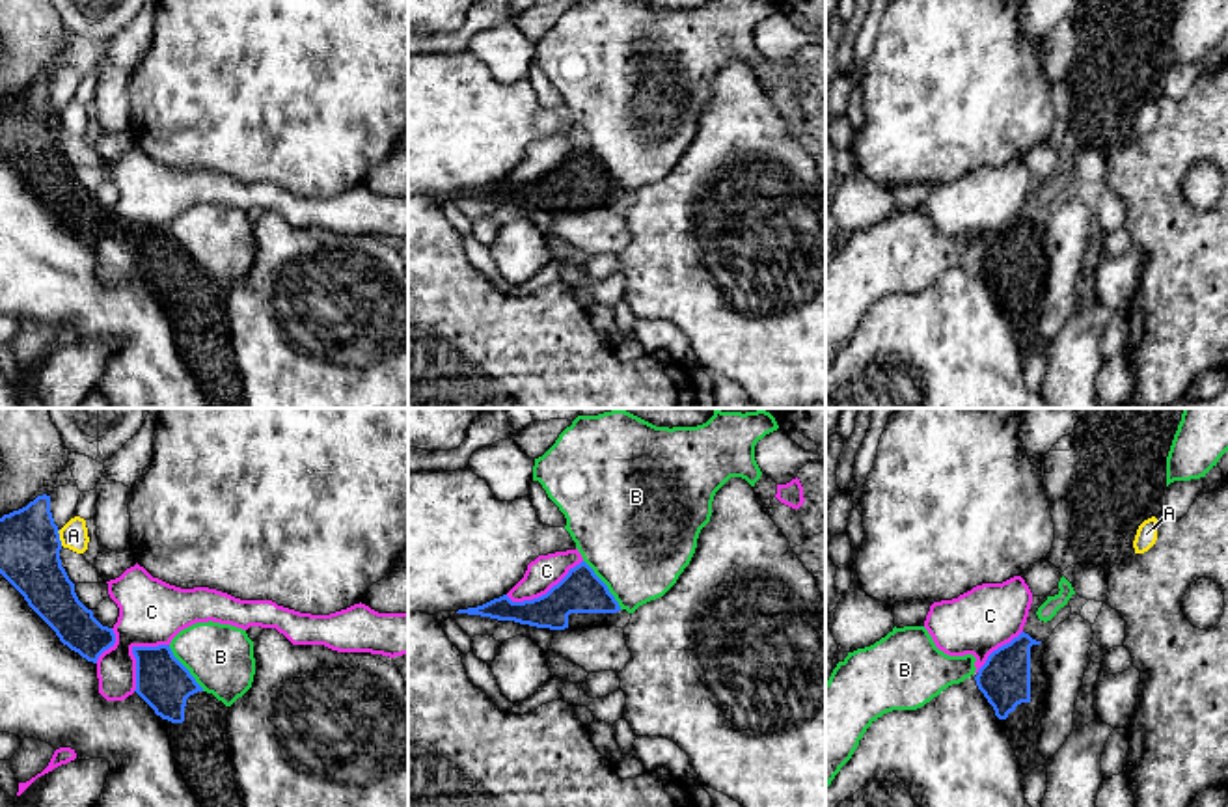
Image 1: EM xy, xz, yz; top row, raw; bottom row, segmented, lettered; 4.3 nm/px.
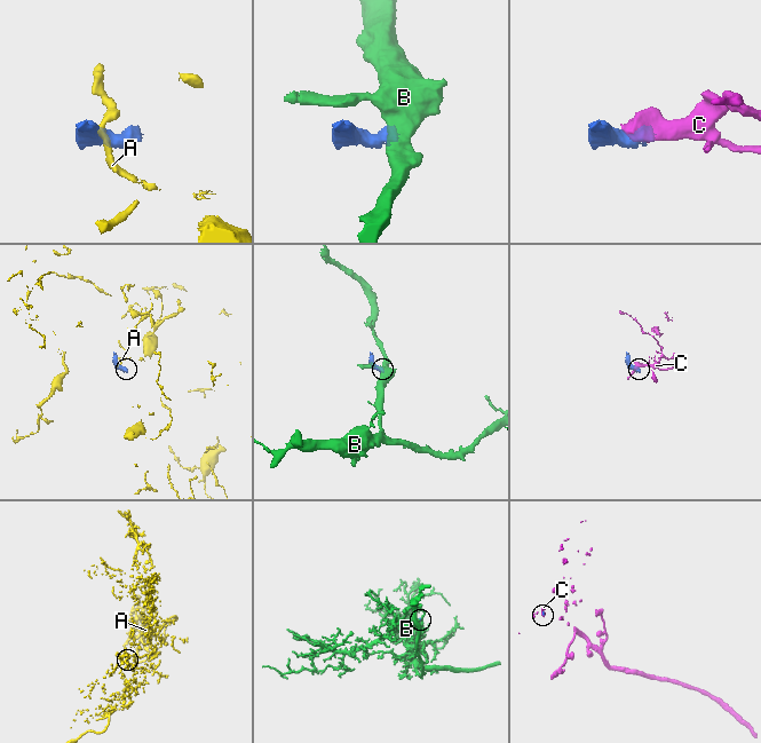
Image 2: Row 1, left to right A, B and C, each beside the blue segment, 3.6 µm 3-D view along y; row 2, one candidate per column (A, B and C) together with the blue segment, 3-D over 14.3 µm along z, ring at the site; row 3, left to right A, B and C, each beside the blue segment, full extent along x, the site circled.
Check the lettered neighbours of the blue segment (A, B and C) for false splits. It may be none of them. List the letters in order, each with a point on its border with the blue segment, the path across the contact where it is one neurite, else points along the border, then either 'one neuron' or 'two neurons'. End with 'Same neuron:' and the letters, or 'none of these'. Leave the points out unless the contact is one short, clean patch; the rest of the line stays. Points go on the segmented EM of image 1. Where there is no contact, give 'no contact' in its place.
A: contact xy (58, 537); border xy (58, 530), (62, 545); two neurons
B: contact xz (604, 584); border xz (584, 560), (621, 608); two neurons
C: contact xy (133, 653); two neurons
Same neuron: none of these

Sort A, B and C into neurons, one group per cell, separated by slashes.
A / B / C

